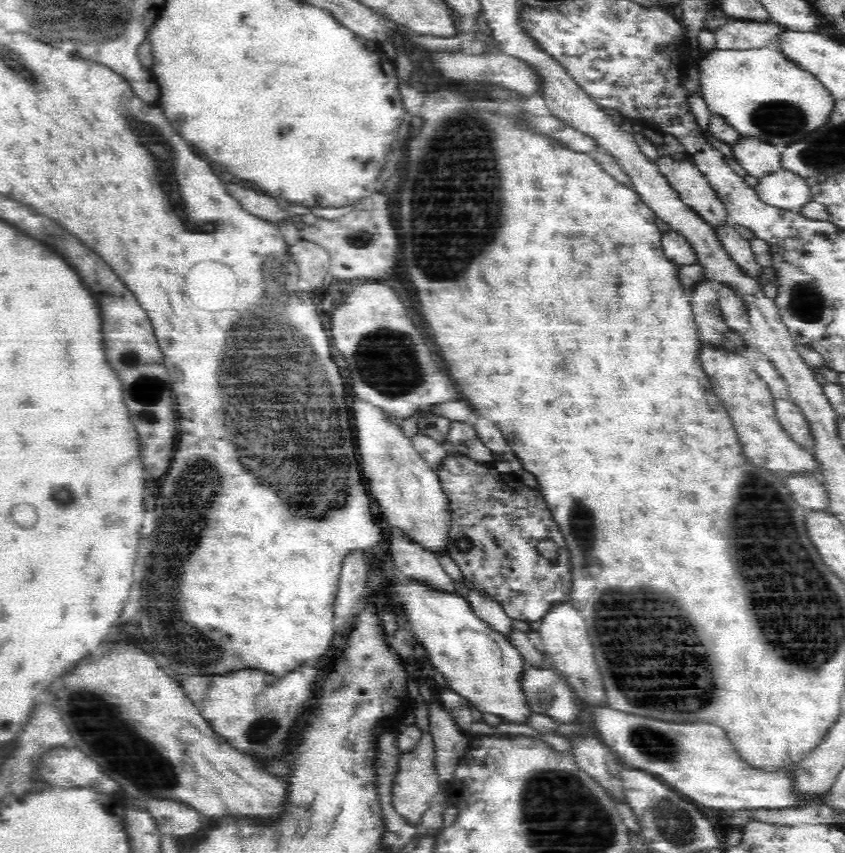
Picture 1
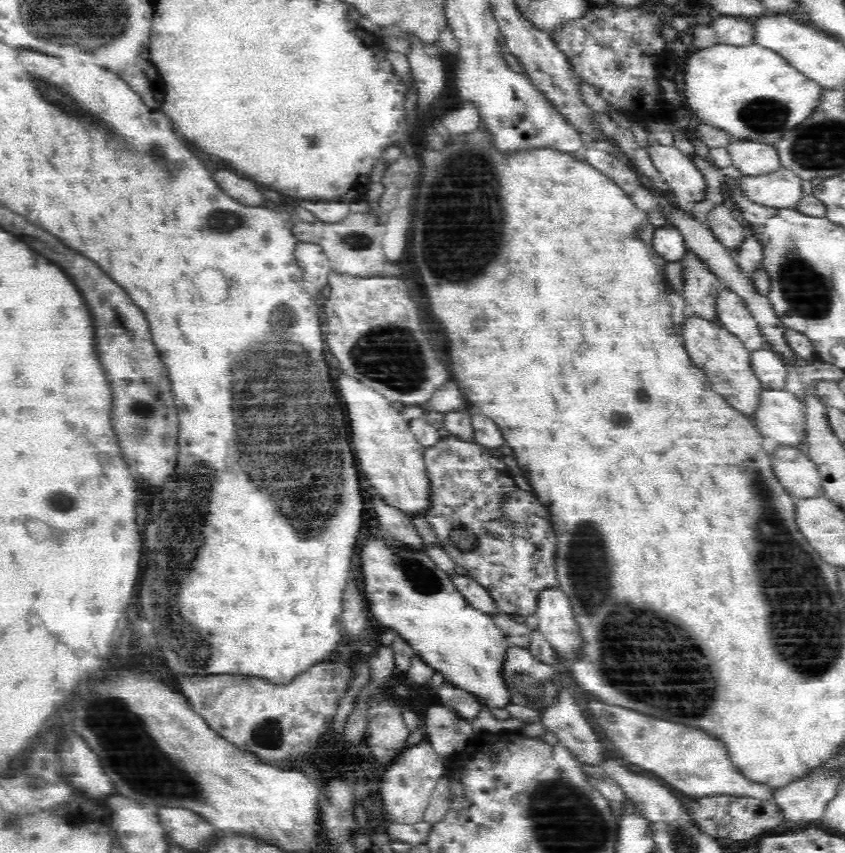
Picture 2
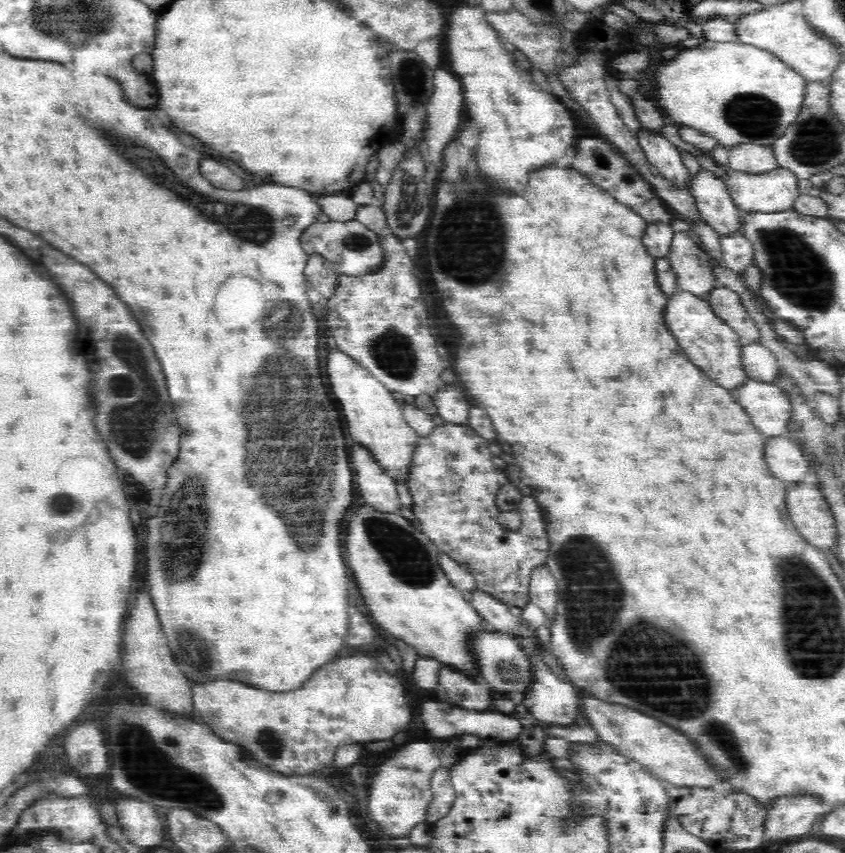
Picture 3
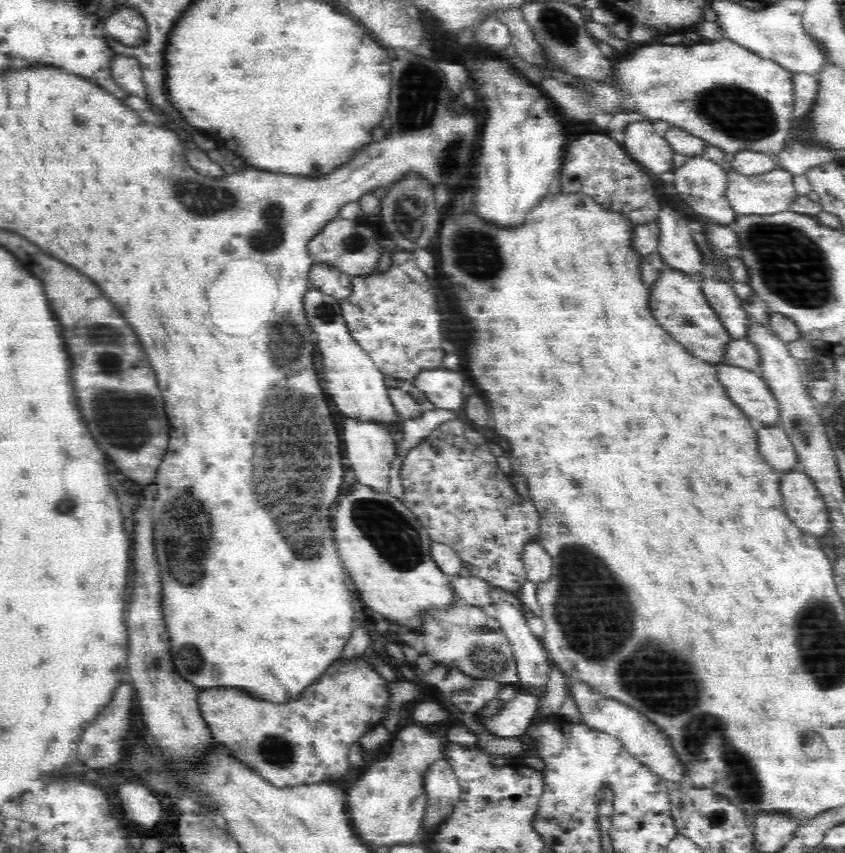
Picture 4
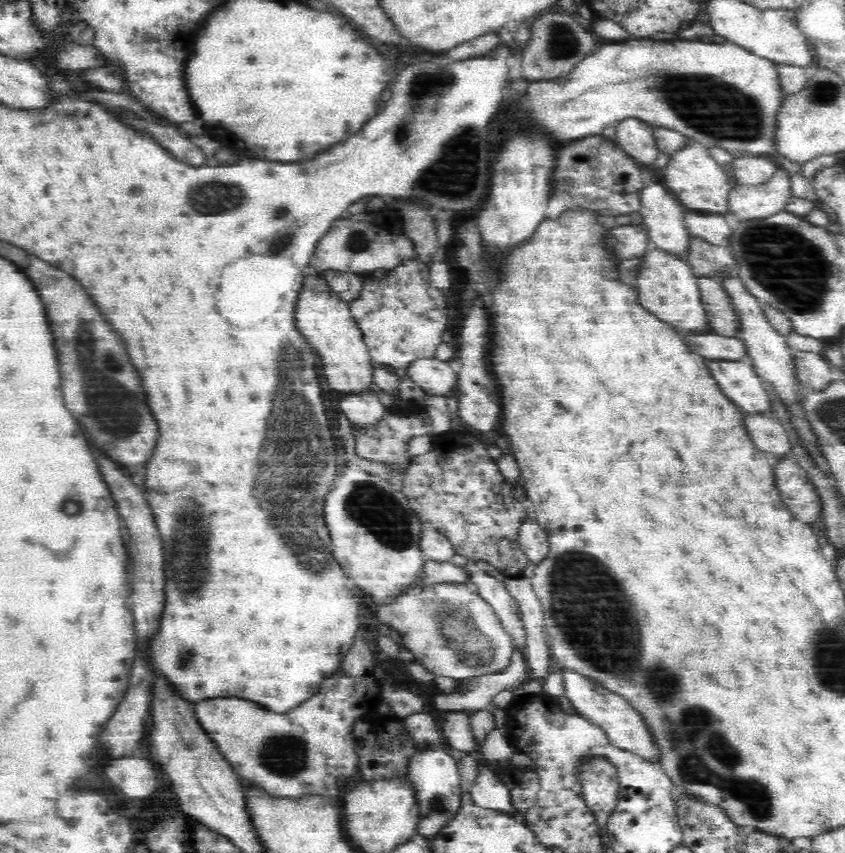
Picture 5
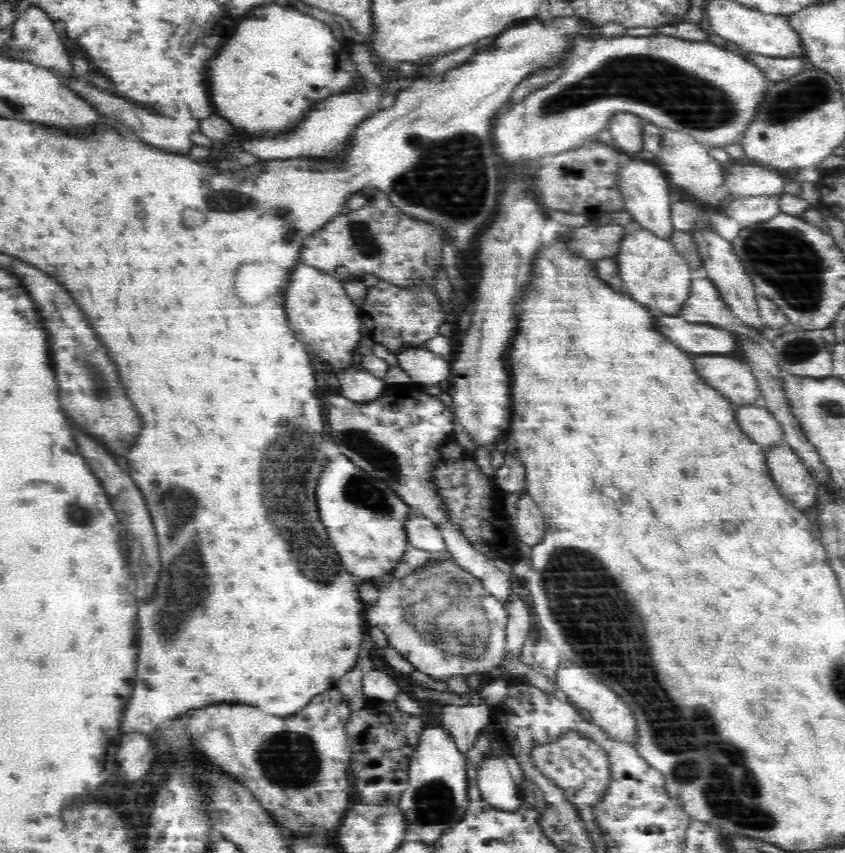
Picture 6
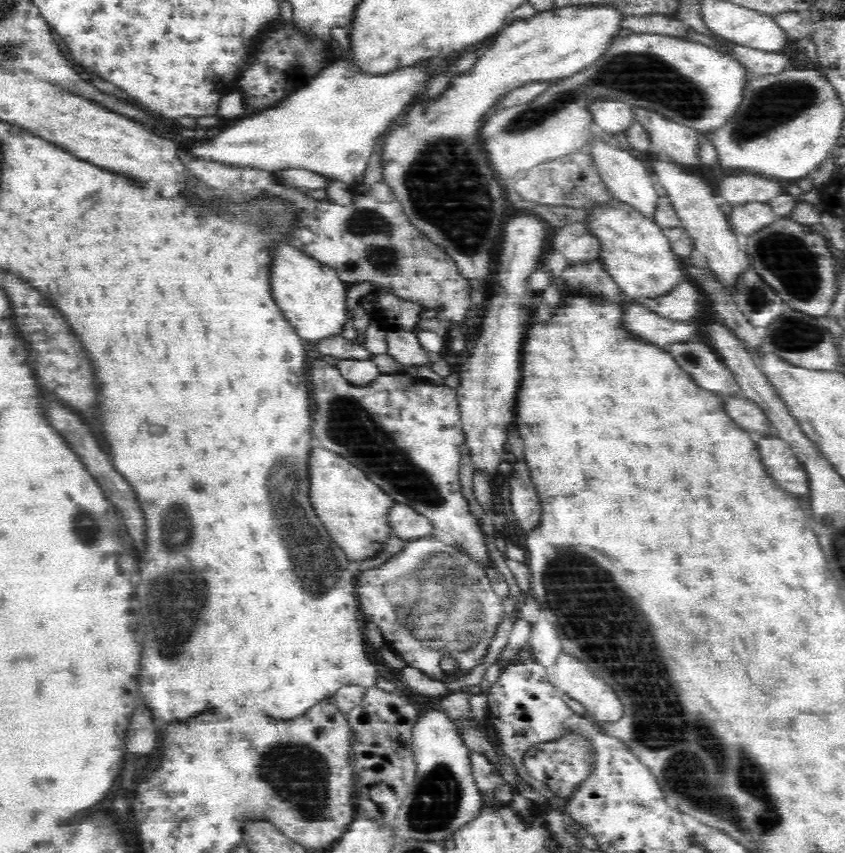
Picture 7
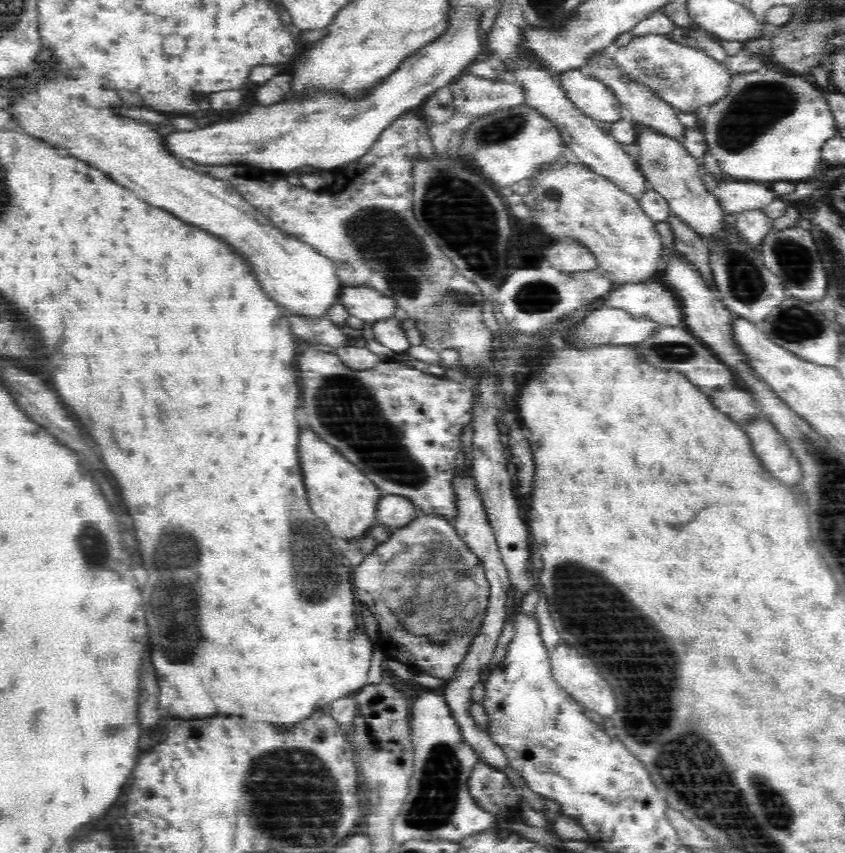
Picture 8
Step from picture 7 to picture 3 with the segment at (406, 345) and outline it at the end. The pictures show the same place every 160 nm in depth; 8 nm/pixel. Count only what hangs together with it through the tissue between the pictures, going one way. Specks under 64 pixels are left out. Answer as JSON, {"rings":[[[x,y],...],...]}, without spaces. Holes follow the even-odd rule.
{"rings":[[[460,386],[438,392],[432,397],[445,424],[468,425],[472,404],[467,400]]]}

